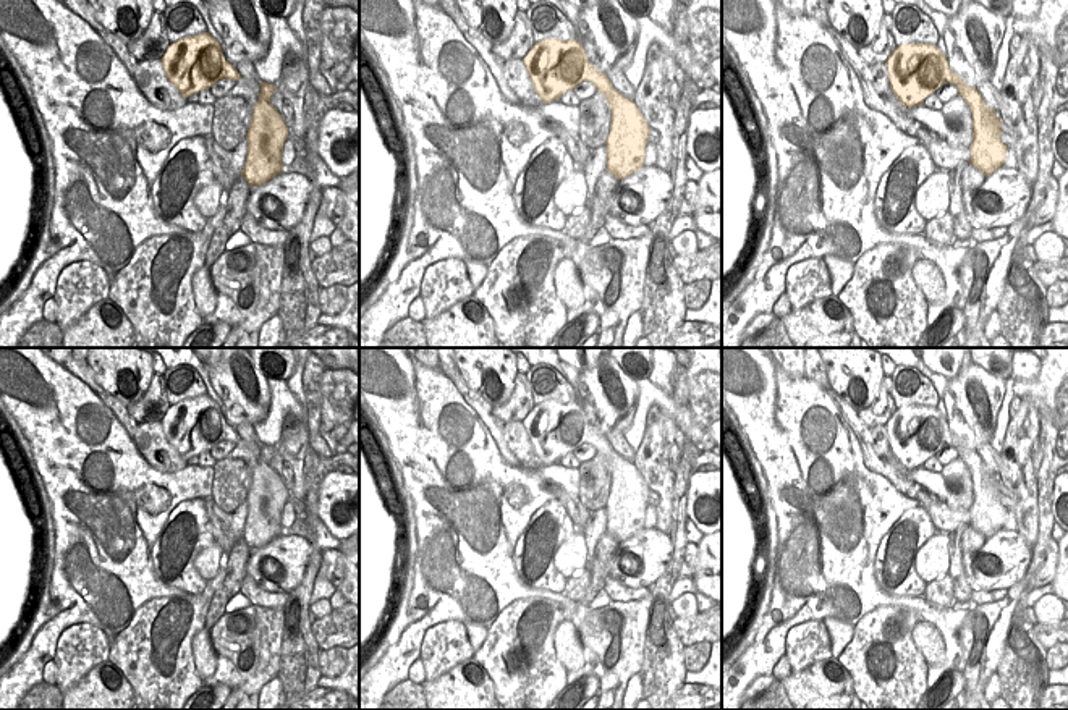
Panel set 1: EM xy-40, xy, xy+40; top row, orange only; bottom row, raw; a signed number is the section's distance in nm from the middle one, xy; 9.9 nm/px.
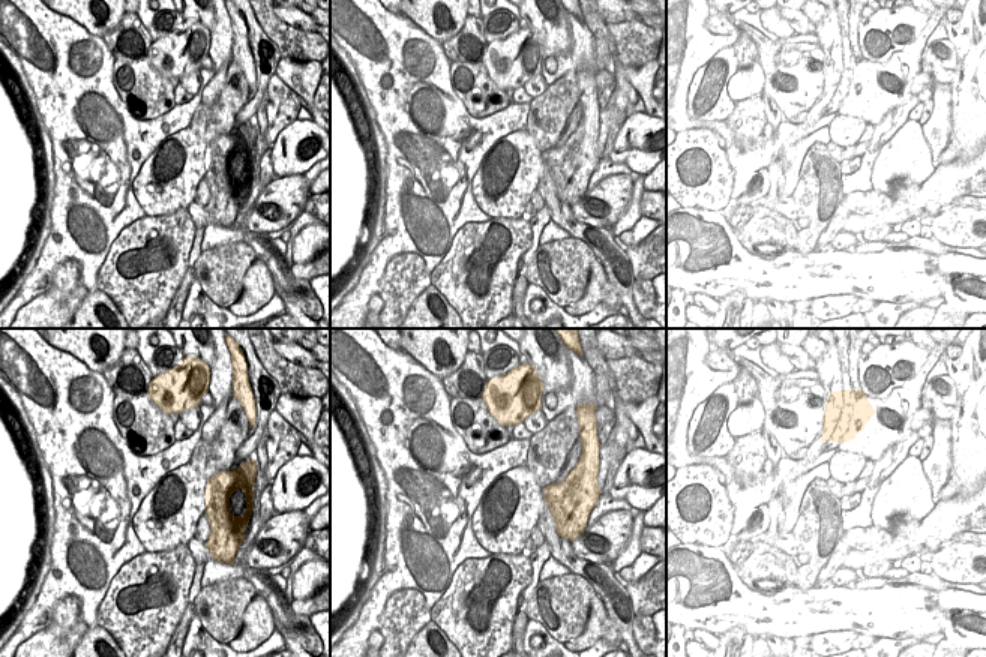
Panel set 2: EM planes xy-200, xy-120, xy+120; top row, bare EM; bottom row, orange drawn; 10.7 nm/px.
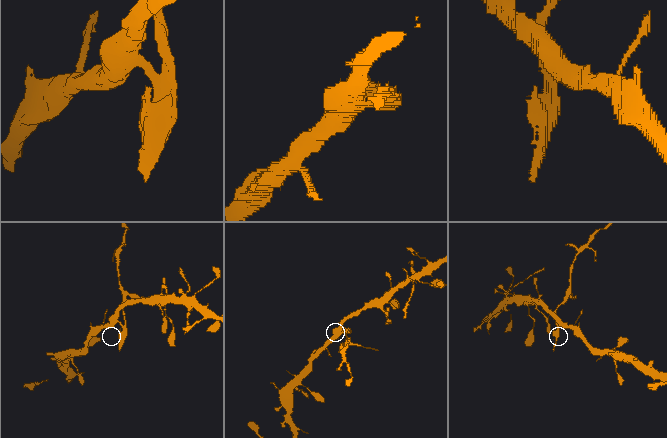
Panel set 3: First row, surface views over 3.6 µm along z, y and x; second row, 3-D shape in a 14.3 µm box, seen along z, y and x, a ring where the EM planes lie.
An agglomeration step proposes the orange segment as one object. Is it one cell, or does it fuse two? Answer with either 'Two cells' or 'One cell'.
Two cells

